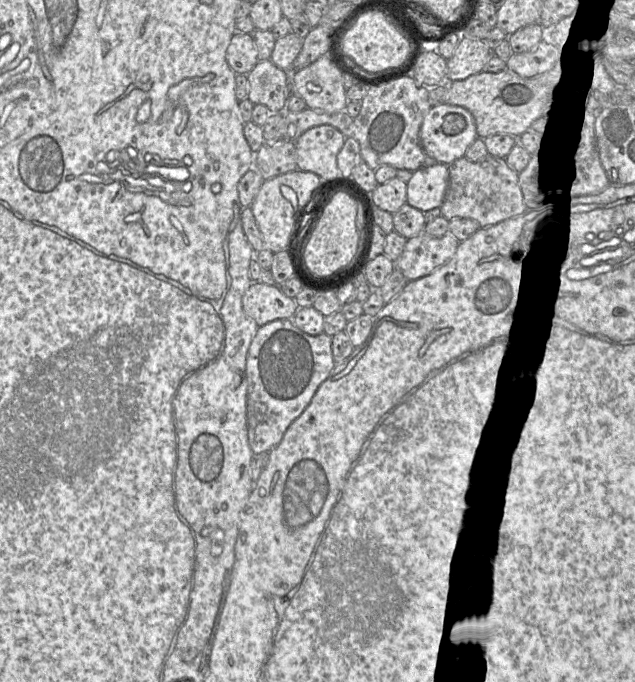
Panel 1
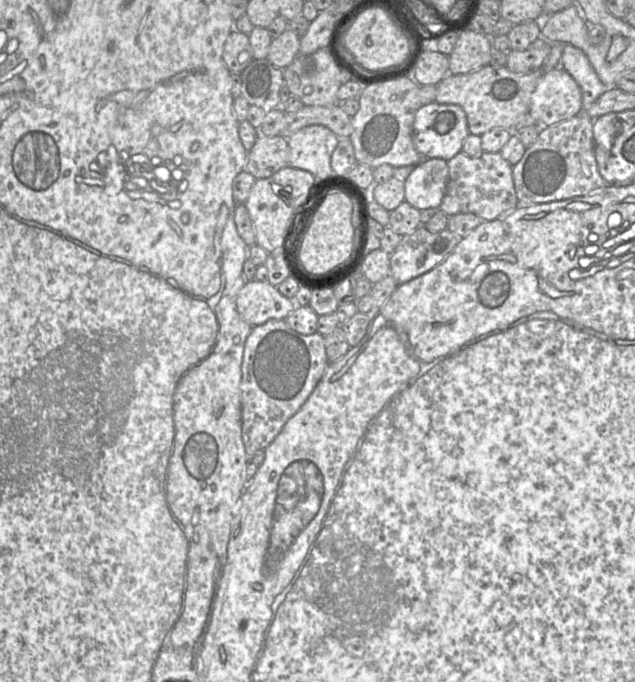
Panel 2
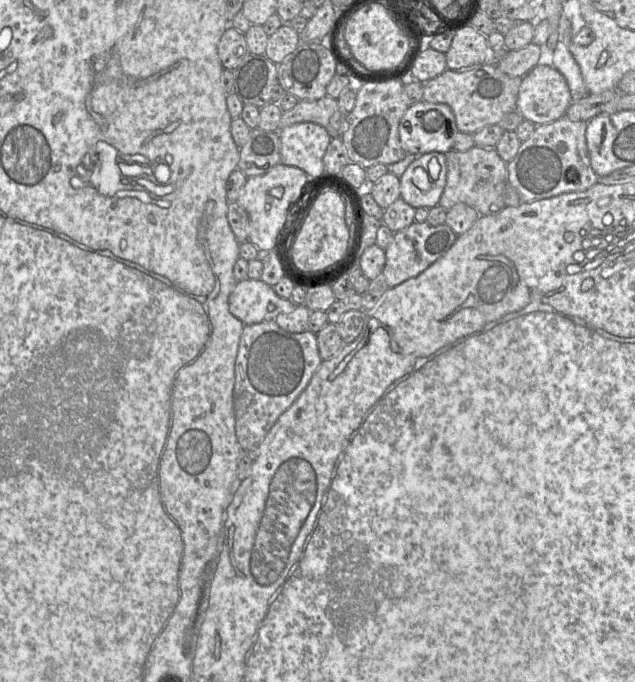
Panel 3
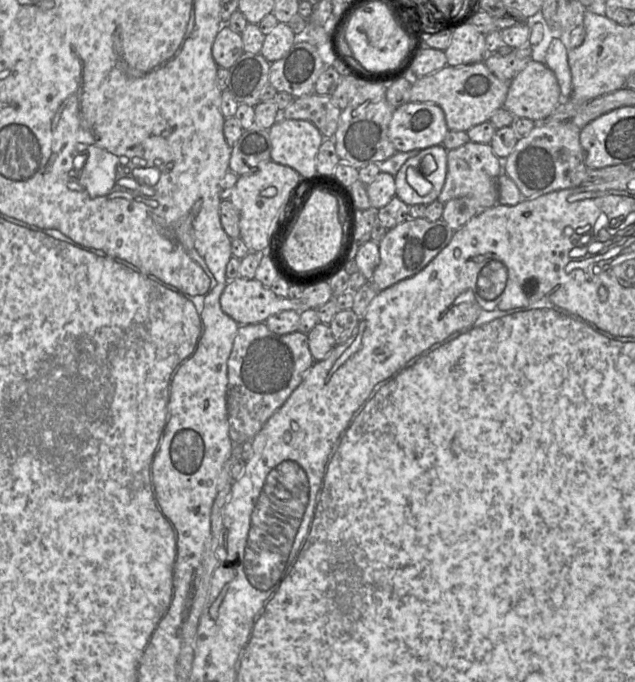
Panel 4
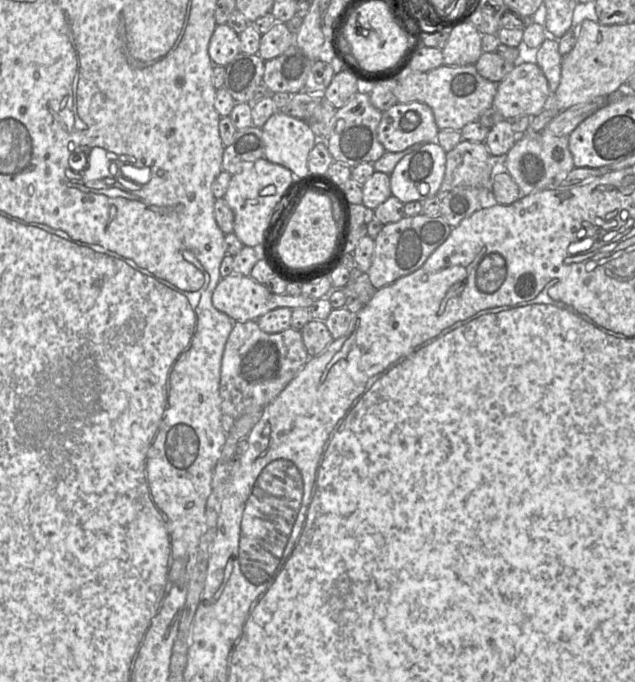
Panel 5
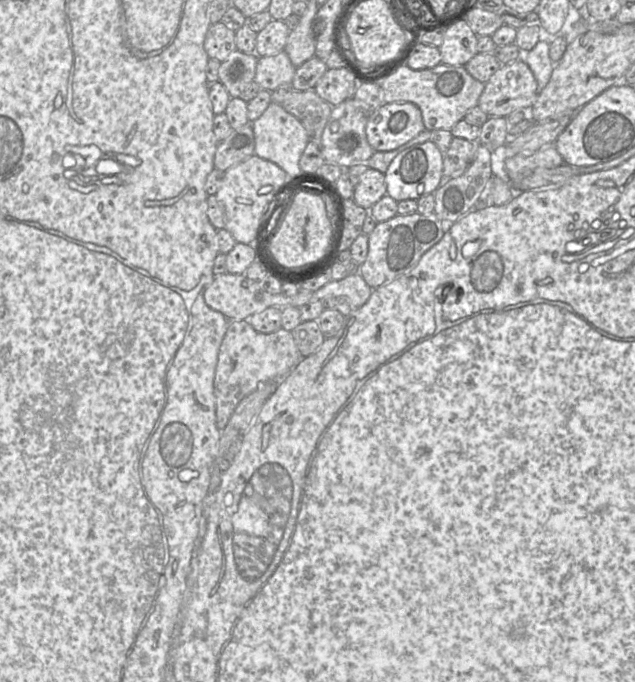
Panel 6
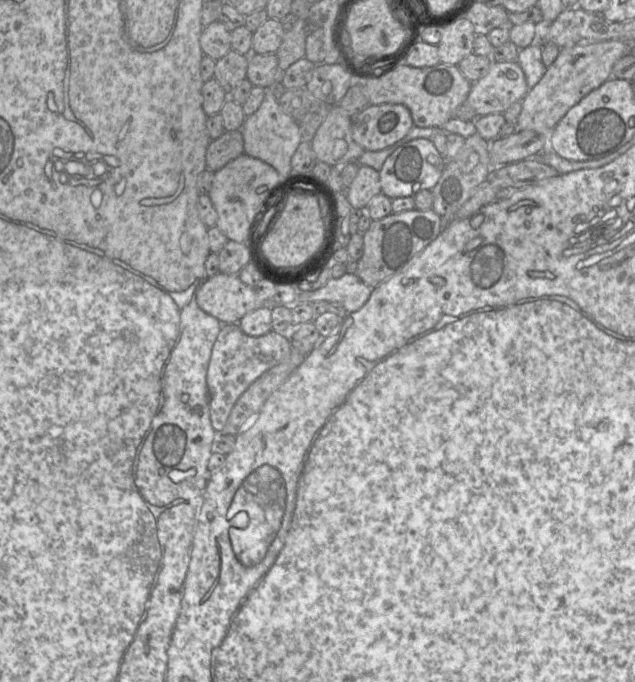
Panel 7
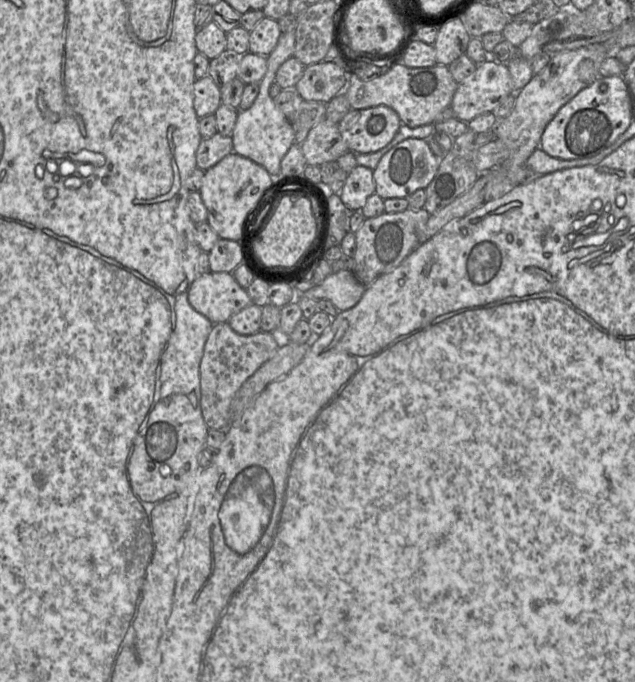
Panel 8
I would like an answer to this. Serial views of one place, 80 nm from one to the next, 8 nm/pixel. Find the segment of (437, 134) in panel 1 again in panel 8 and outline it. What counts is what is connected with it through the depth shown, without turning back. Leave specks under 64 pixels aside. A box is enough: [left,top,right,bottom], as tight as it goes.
[338,106,402,153]

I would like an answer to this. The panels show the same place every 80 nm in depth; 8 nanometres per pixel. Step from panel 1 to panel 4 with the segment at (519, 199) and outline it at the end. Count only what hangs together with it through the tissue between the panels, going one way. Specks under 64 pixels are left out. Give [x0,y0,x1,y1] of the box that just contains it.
[438,142,501,209]

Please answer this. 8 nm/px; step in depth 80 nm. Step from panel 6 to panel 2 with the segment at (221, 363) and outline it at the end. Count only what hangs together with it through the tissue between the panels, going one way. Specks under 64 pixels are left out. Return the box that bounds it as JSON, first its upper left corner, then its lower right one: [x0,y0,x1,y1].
[241,320,329,454]

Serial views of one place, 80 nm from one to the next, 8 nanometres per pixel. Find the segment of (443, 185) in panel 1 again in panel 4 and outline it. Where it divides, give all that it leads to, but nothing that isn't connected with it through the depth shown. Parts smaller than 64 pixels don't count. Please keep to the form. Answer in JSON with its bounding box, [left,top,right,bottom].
[394,145,447,206]

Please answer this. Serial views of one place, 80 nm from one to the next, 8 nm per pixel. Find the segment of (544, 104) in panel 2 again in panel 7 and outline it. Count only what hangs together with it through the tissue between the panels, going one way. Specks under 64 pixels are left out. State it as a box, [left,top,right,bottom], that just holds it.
[465,62,528,117]

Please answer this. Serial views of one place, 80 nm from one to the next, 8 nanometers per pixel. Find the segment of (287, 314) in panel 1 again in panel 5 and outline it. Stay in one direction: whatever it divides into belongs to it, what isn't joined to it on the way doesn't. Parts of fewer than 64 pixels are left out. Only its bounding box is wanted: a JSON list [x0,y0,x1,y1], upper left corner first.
[212,273,316,322]

